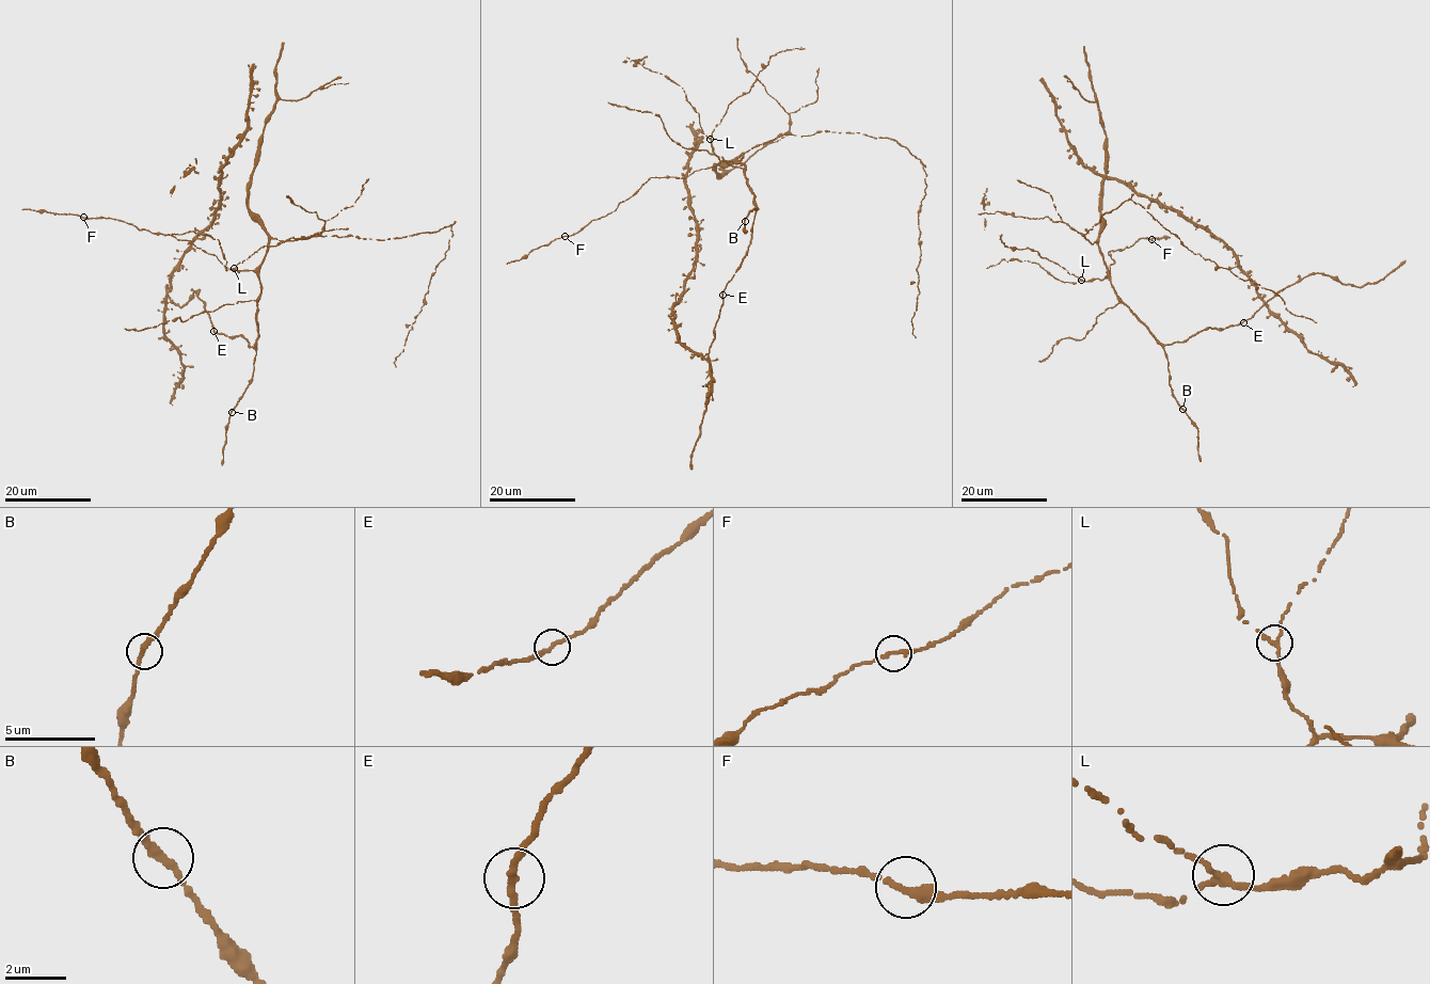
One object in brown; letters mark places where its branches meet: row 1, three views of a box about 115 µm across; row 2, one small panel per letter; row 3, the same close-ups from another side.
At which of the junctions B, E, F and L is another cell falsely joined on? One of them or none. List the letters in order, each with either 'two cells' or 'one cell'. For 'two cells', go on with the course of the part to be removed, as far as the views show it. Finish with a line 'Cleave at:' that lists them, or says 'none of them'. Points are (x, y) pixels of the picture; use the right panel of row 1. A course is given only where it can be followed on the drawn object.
B: one cell
E: one cell
F: one cell
L: one cell
Cleave at: none of them

